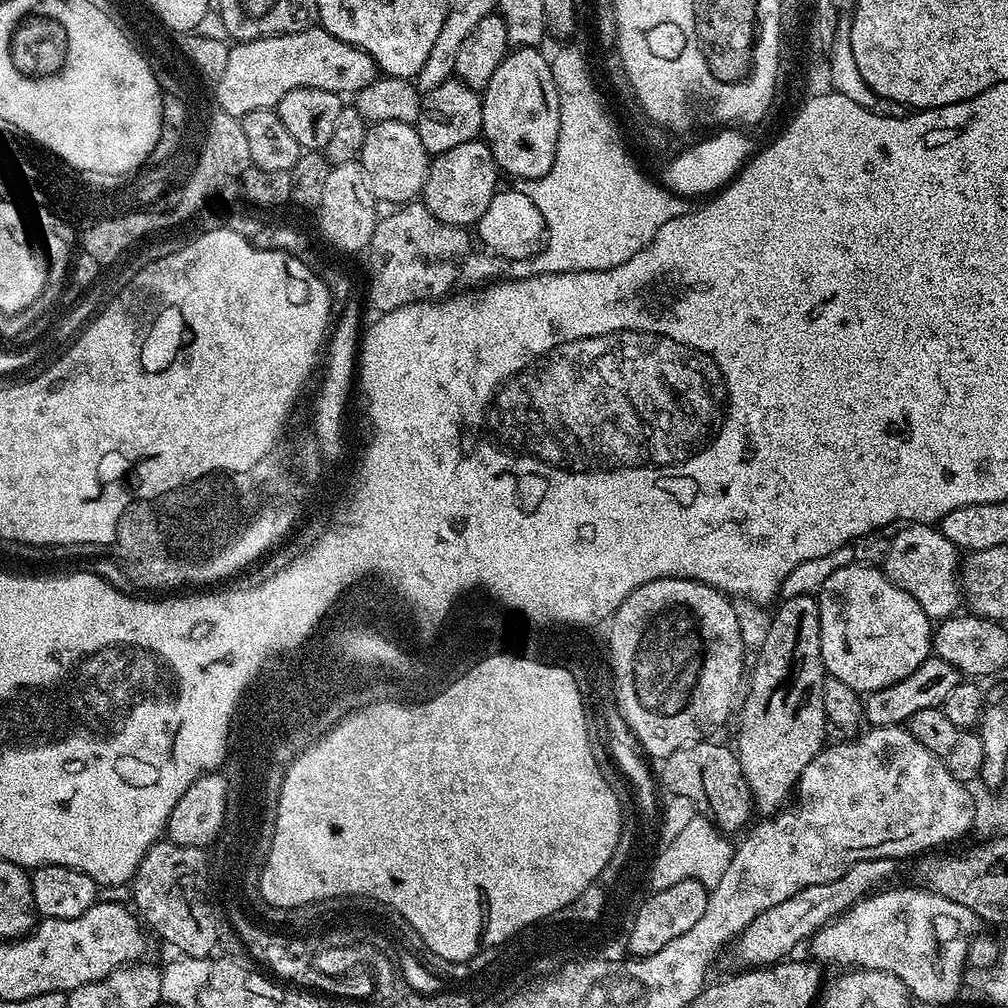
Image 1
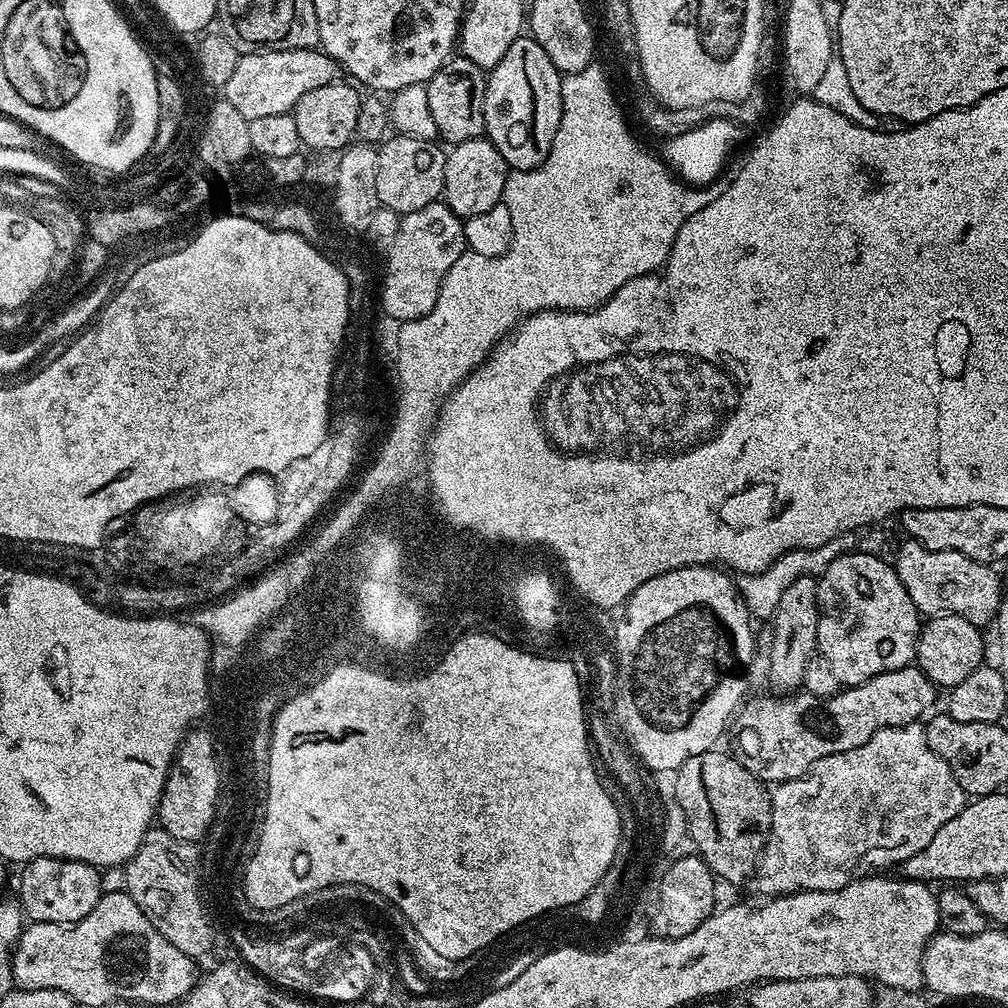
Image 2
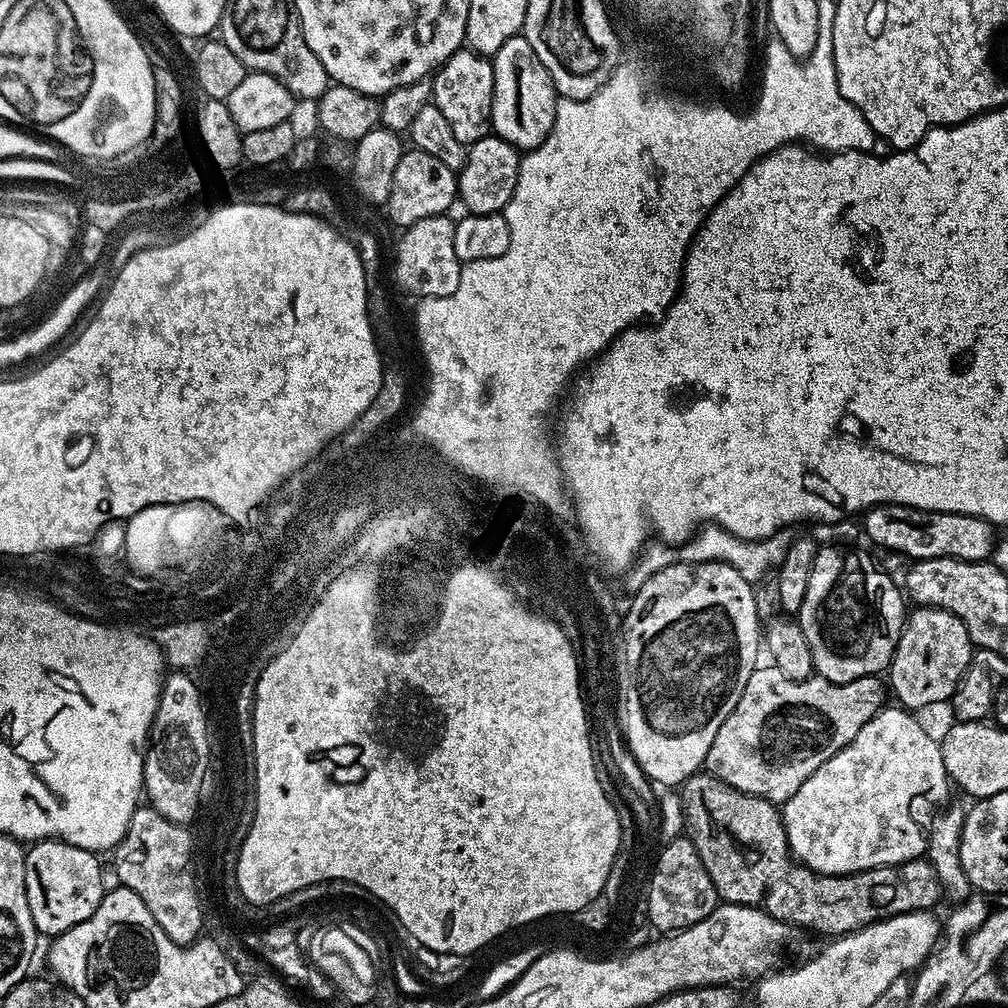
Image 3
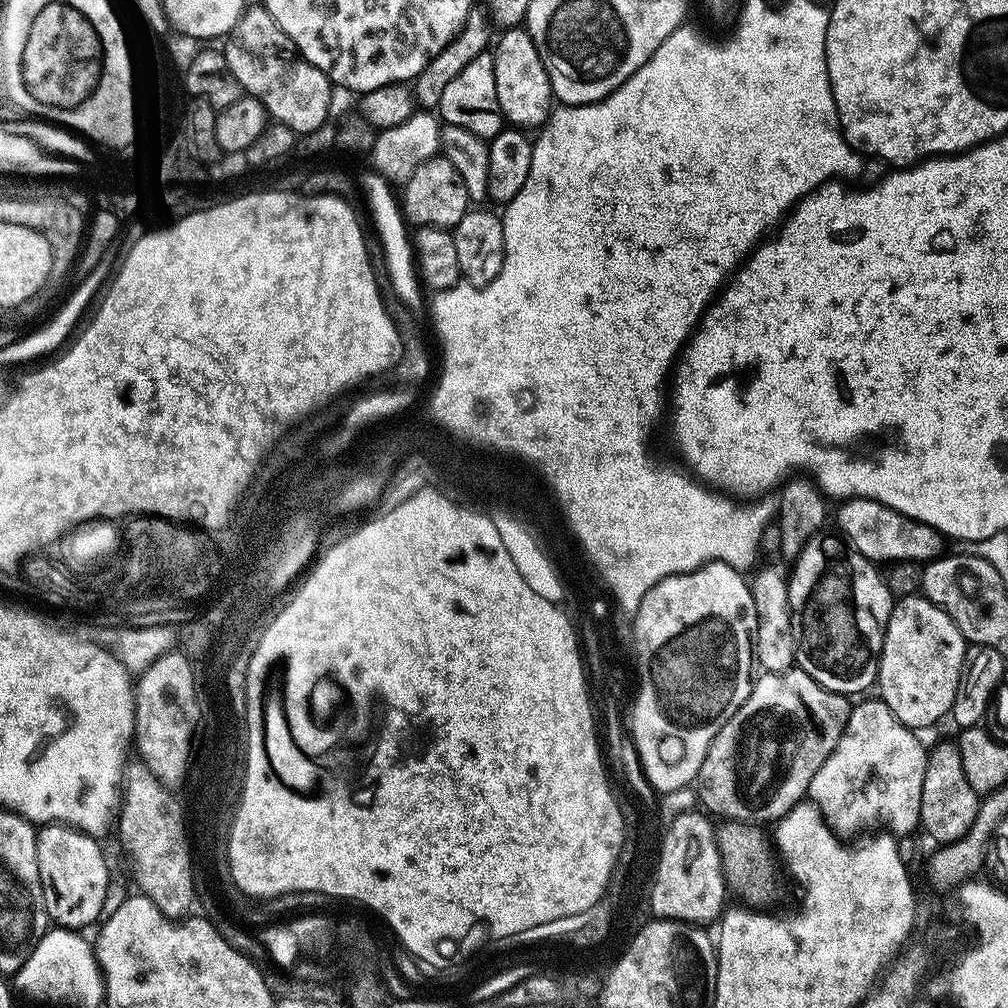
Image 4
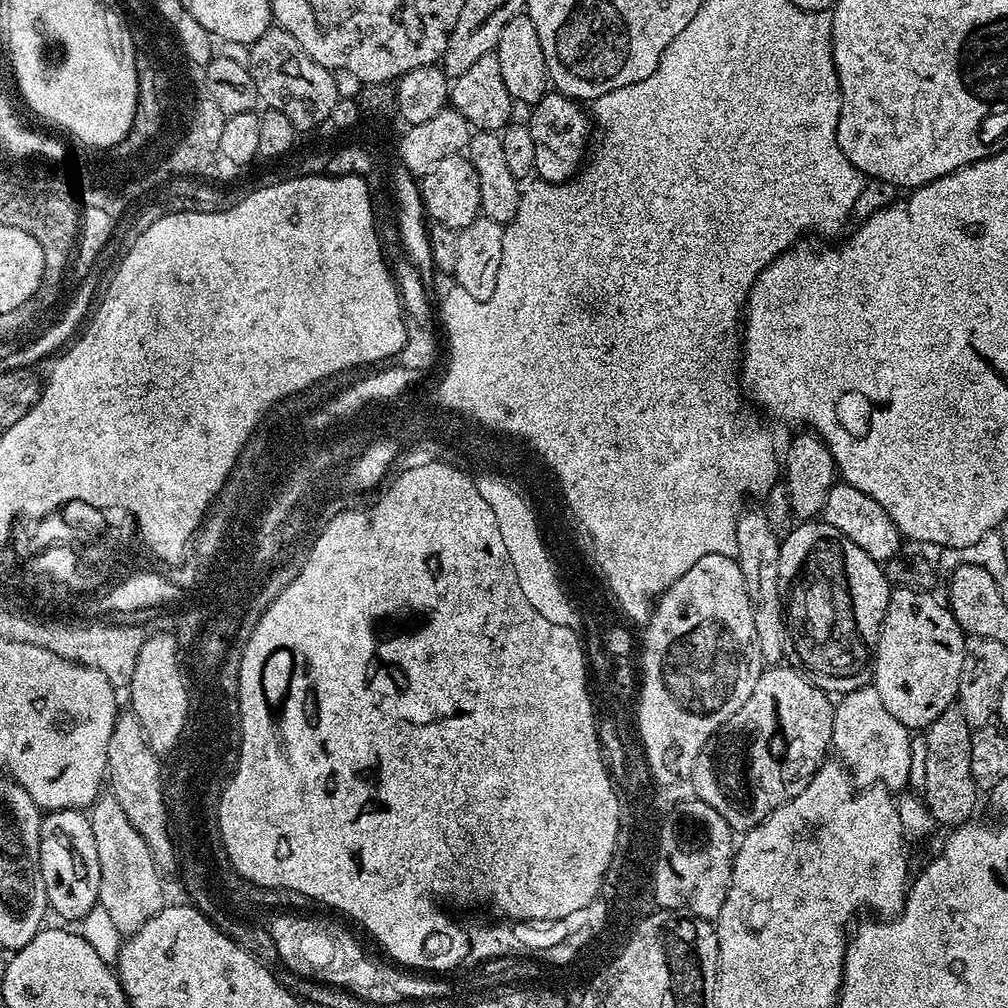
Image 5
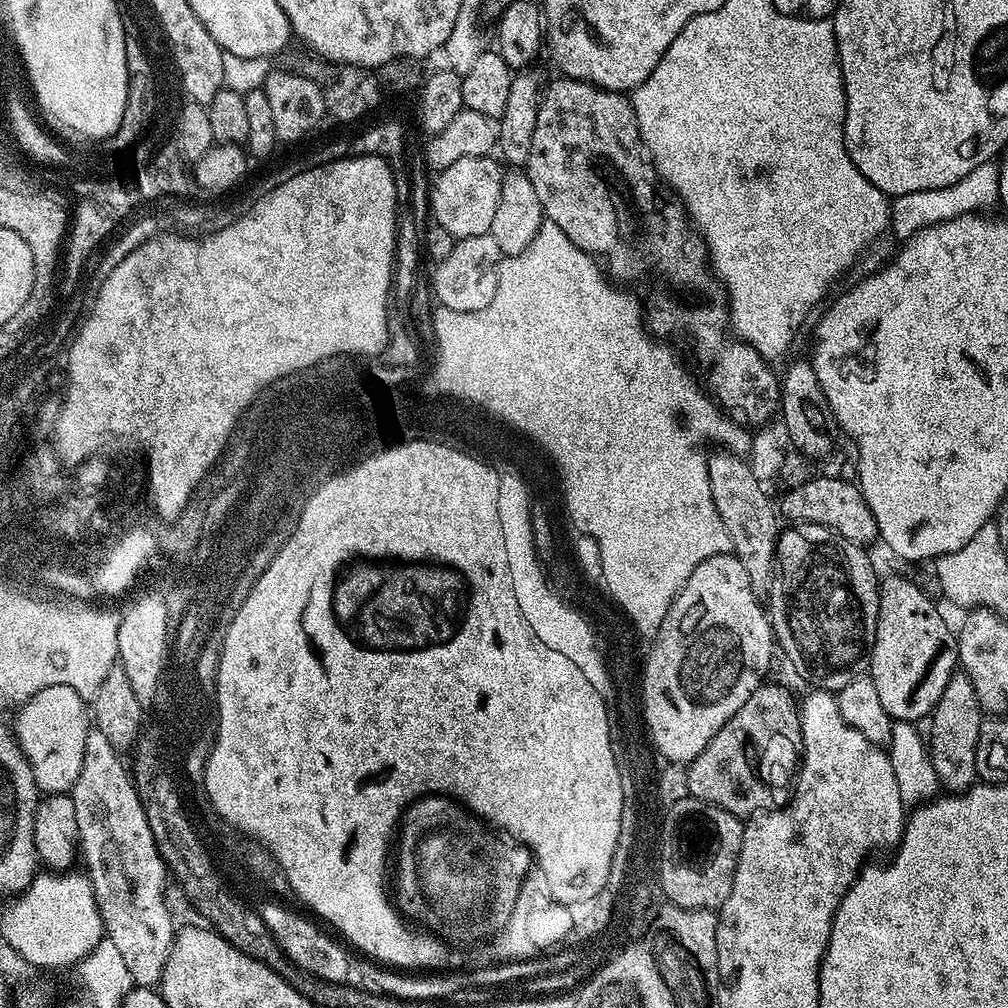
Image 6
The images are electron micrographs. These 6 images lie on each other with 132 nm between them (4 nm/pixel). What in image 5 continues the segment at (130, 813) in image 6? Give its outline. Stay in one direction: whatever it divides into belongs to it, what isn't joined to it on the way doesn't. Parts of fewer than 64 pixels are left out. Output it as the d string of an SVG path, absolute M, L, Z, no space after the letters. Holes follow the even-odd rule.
M111 794L97 796L87 813L90 830L94 830L94 843L98 846L98 866L102 870L99 907L110 913L121 934L131 934L166 907L161 869L156 867L144 836L130 826L130 818L126 818L122 806L118 806Z

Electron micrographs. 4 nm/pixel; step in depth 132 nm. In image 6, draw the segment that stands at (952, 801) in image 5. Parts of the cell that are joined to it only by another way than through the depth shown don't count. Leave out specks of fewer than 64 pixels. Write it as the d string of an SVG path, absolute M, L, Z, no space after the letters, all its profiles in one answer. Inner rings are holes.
M962 670L954 672L929 719L928 749L939 785L950 794L965 792L977 779L977 742L984 721L973 683Z

